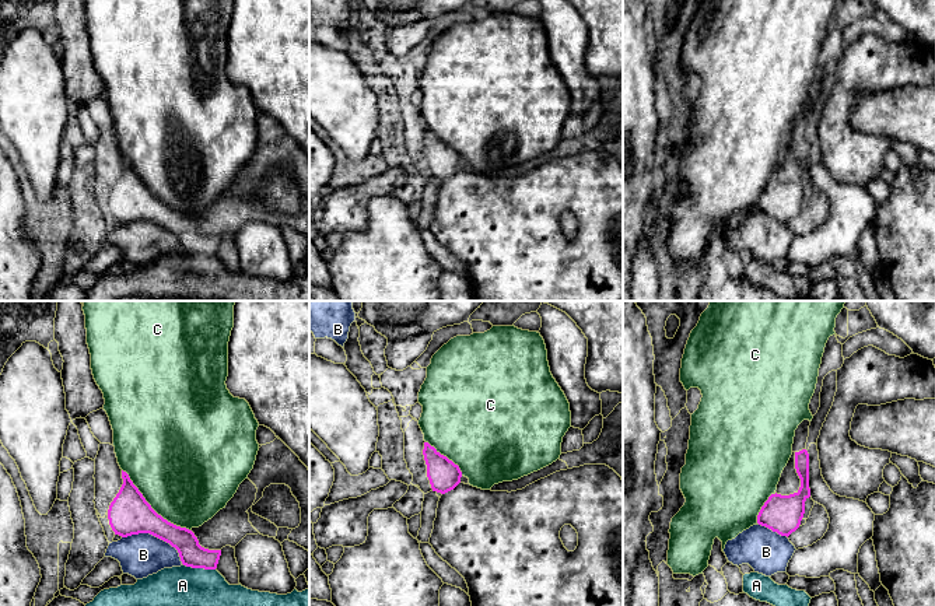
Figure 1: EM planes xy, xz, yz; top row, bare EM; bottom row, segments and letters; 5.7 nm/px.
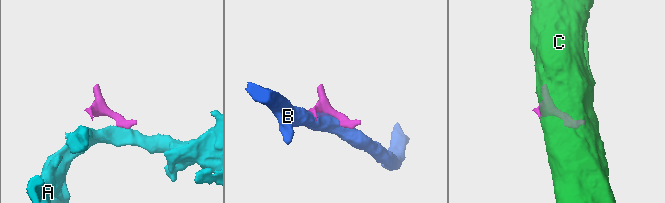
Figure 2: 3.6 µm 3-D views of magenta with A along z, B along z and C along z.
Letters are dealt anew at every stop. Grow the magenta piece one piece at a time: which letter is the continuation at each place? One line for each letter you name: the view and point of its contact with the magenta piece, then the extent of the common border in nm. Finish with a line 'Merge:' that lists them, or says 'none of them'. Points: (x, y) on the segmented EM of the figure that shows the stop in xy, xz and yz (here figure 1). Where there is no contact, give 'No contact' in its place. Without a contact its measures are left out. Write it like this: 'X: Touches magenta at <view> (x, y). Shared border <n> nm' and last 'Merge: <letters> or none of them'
Merge: none of them

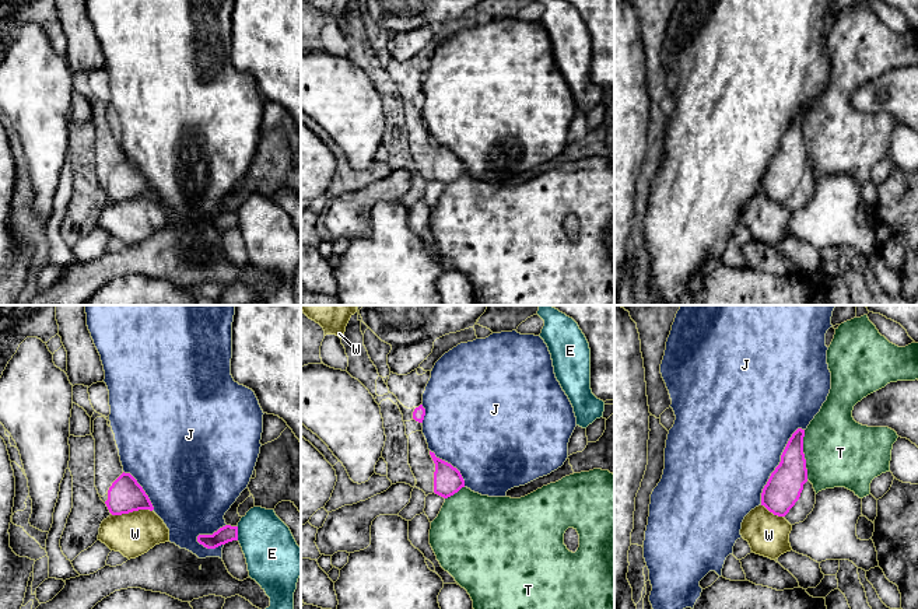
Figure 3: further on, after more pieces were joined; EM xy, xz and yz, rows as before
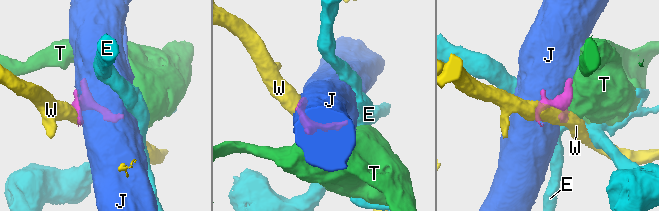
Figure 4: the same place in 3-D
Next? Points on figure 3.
Merge: none of them

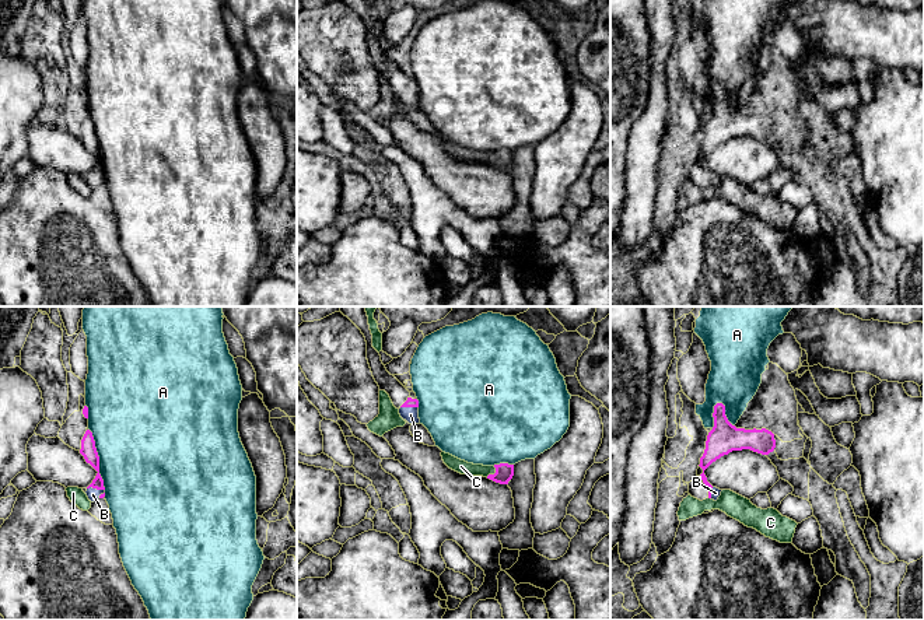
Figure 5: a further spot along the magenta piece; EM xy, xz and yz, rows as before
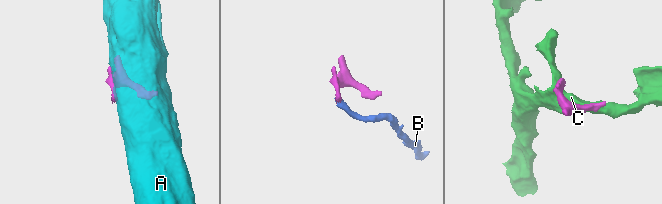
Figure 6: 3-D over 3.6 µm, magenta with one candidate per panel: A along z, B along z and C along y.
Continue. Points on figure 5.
B: Touches magenta at xy (97, 489). Shared border 110 nm
Merge: B

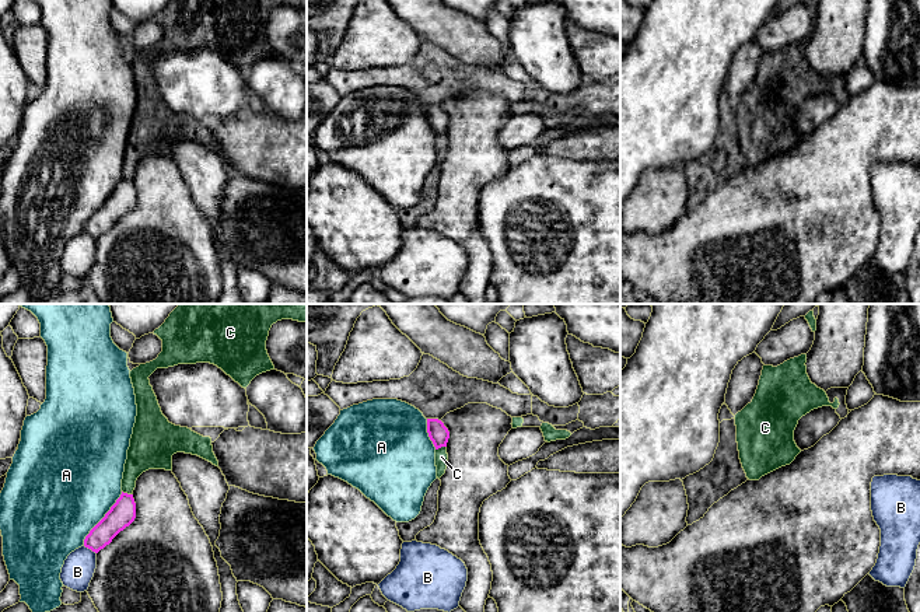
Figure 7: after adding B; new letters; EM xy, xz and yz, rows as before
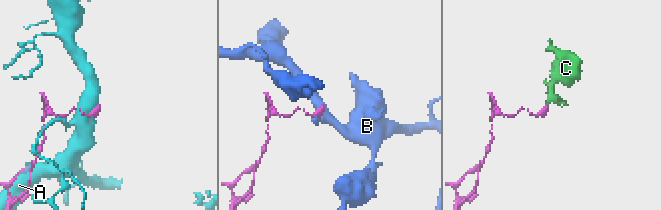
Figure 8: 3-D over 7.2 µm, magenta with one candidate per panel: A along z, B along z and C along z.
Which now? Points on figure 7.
Merge: none of them

